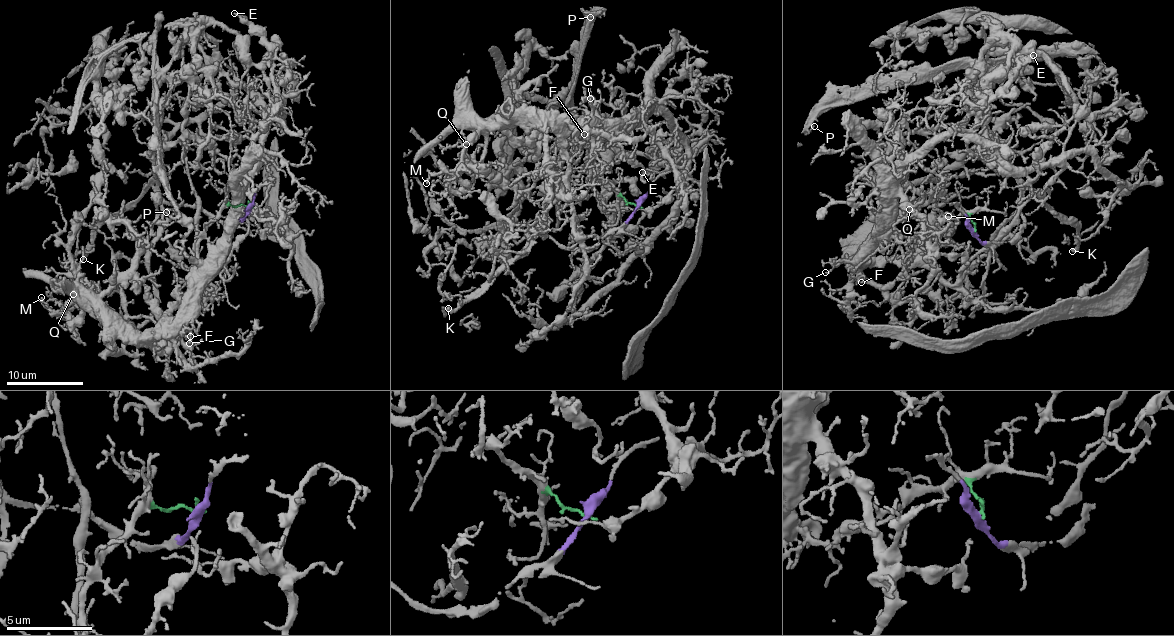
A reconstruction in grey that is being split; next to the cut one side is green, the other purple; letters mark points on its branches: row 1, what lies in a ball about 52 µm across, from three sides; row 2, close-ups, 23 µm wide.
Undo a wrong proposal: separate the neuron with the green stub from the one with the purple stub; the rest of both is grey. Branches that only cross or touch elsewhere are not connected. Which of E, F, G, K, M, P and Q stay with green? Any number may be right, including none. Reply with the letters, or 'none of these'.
E, F, G, M, Q

